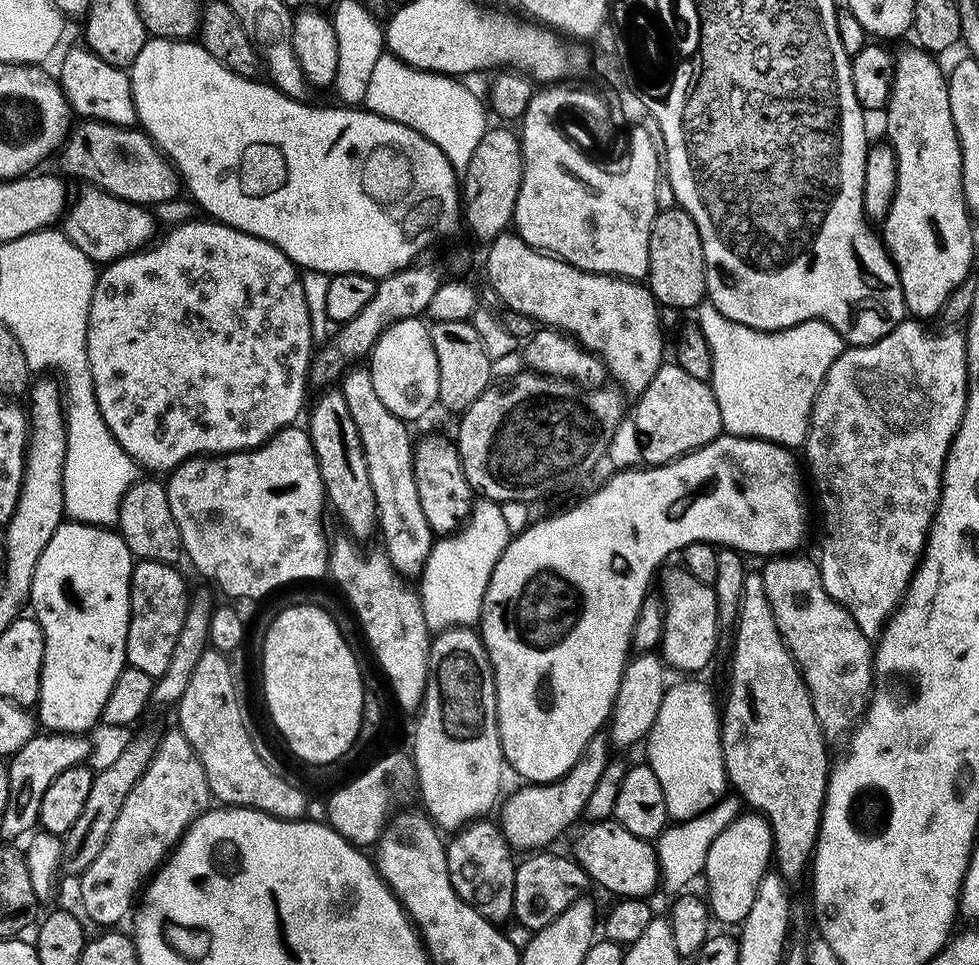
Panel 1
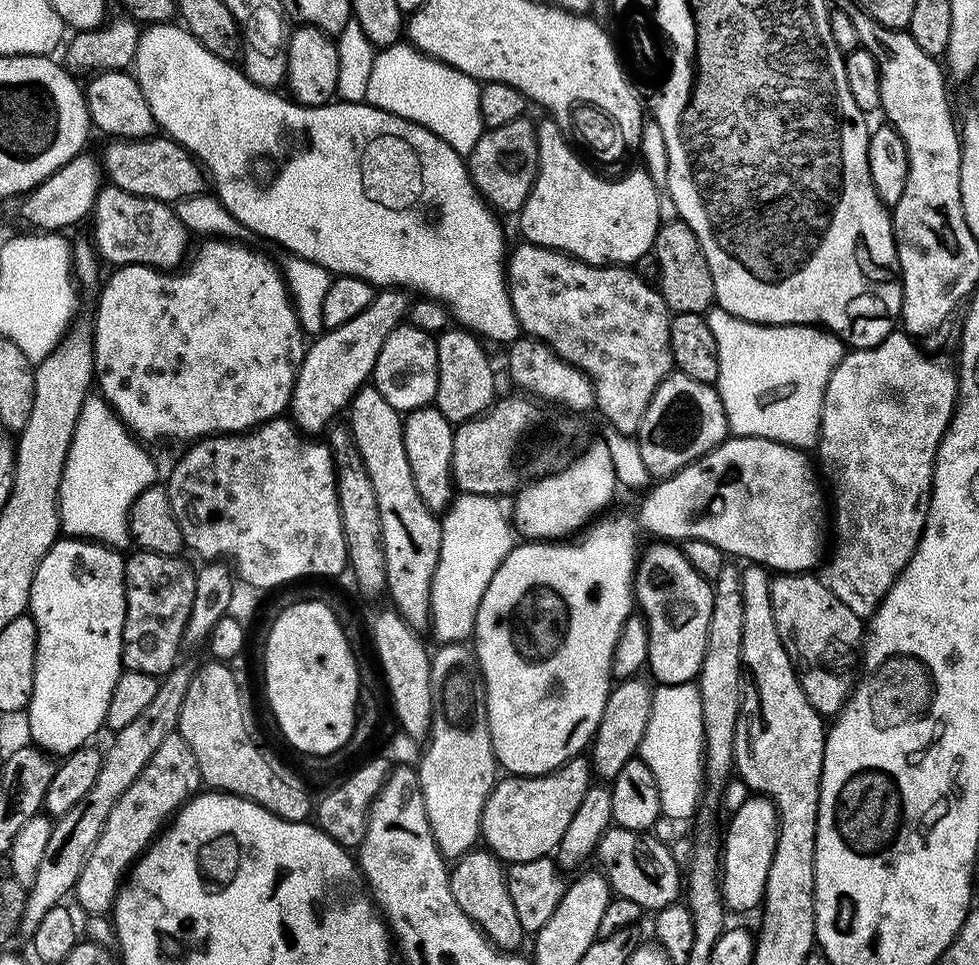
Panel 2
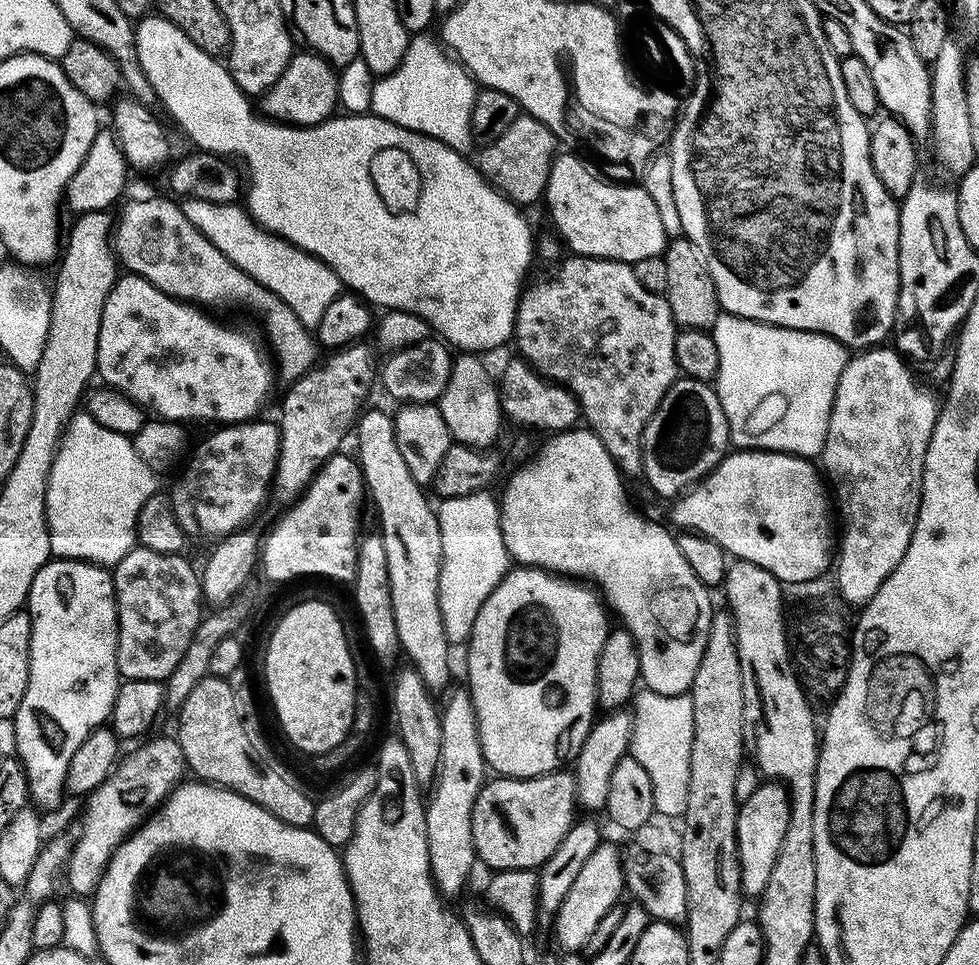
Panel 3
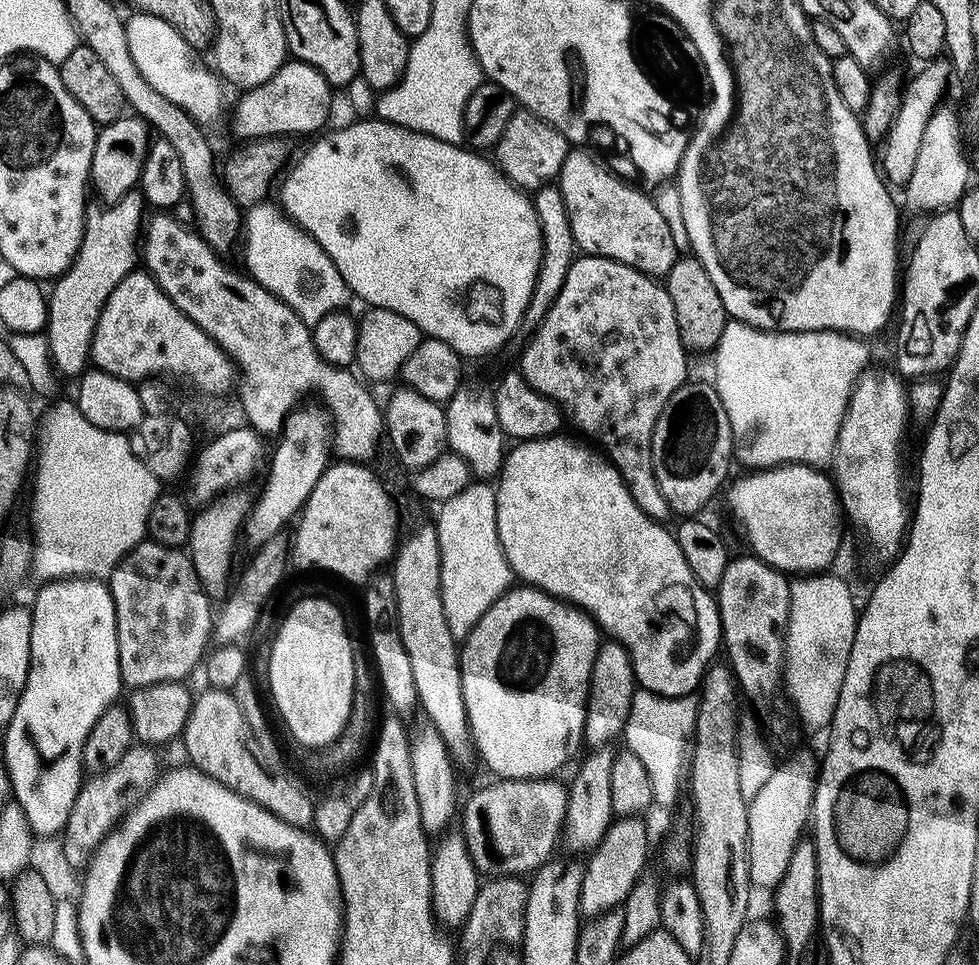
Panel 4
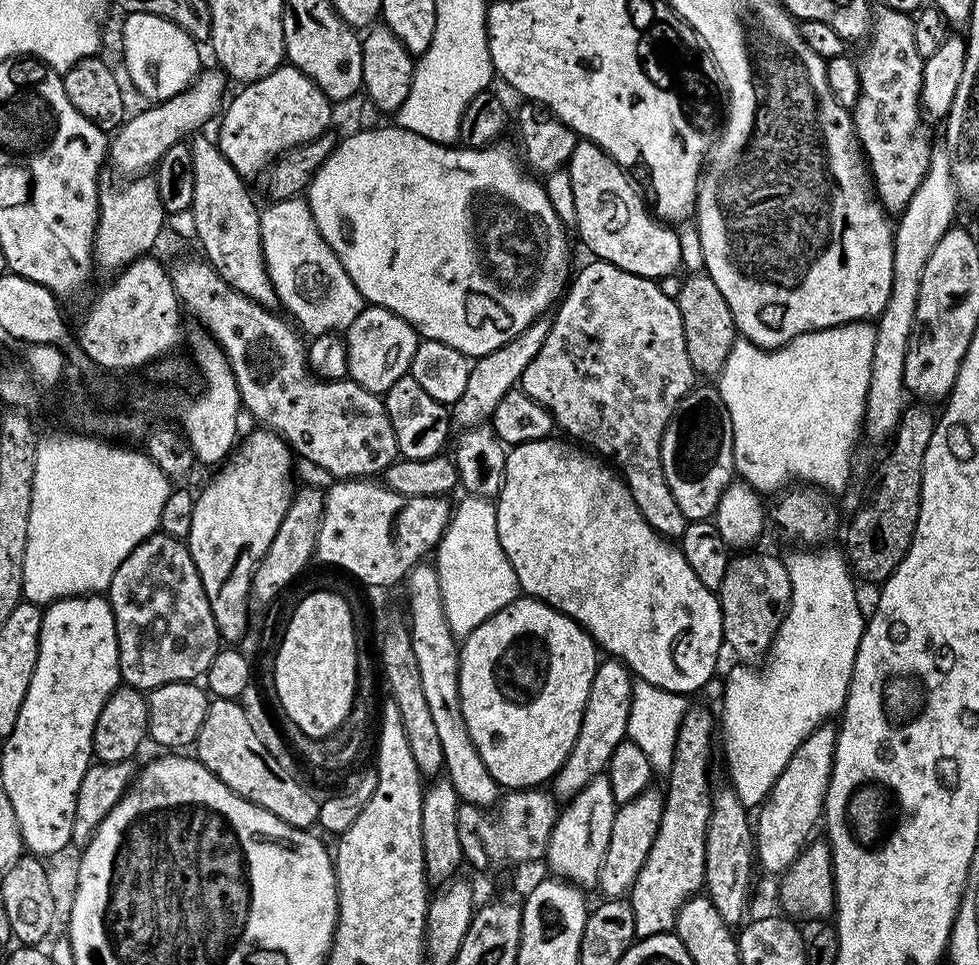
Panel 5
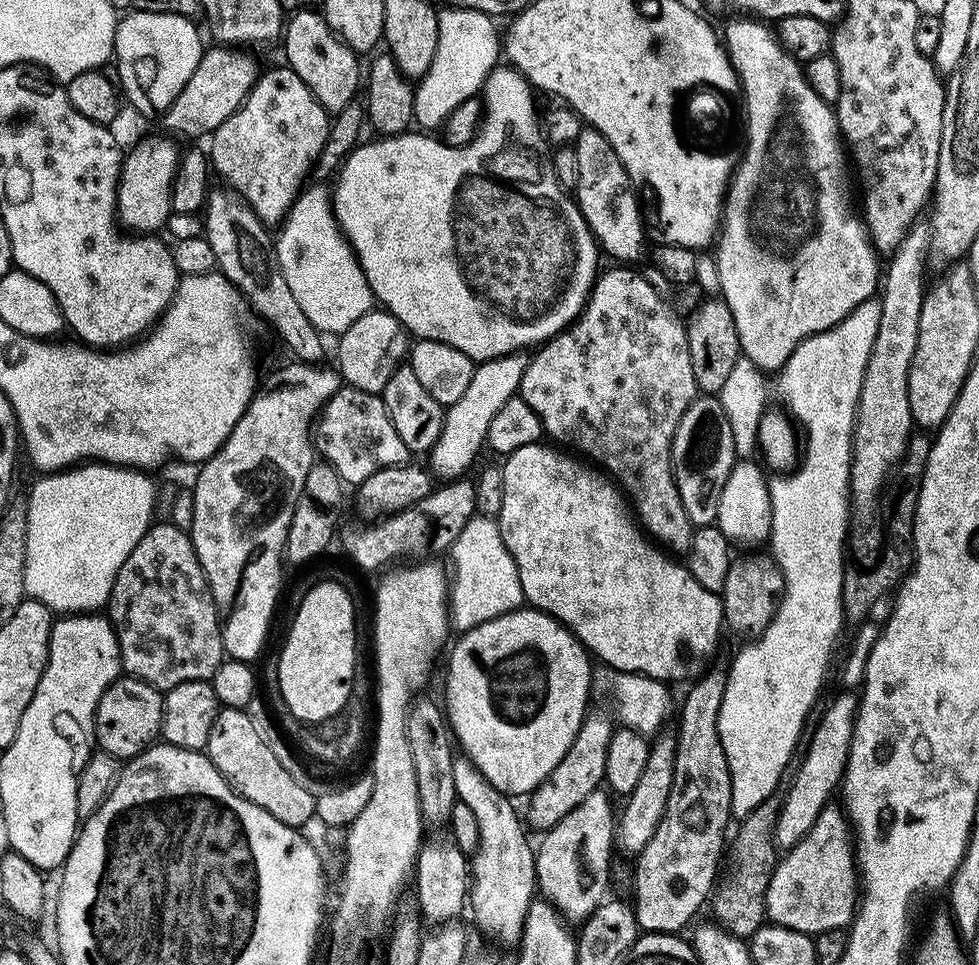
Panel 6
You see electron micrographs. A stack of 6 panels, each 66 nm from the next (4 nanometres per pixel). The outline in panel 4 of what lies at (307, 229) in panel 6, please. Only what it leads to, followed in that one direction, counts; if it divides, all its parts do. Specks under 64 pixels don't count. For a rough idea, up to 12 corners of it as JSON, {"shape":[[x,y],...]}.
{"shape":[[275,203],[243,213],[243,267],[308,325],[350,300]]}

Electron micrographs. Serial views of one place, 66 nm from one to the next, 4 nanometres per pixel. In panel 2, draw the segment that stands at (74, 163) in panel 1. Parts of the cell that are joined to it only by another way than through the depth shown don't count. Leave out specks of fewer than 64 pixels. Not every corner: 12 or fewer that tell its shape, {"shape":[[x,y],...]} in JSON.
{"shape":[[167,138],[108,142],[111,187],[175,205],[206,188],[195,156]]}

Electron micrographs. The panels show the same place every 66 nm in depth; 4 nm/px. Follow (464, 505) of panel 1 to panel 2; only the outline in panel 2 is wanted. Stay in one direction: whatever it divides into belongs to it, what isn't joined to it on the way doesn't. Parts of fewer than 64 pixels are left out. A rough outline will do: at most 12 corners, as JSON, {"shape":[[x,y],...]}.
{"shape":[[434,406],[403,417],[414,486],[431,512],[454,499],[454,425]]}

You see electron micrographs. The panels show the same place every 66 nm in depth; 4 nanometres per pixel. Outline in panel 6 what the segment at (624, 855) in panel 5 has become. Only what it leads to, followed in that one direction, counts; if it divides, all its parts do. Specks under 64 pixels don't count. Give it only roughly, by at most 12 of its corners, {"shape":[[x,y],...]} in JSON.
{"shape":[[660,734],[623,801],[617,849],[639,854],[654,838],[674,782],[675,735]]}

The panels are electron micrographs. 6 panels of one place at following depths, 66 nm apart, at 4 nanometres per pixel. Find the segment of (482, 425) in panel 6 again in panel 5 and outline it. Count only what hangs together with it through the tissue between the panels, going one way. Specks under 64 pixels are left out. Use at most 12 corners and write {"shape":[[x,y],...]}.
{"shape":[[542,315],[470,367],[450,416],[461,429],[491,421],[552,325]]}

